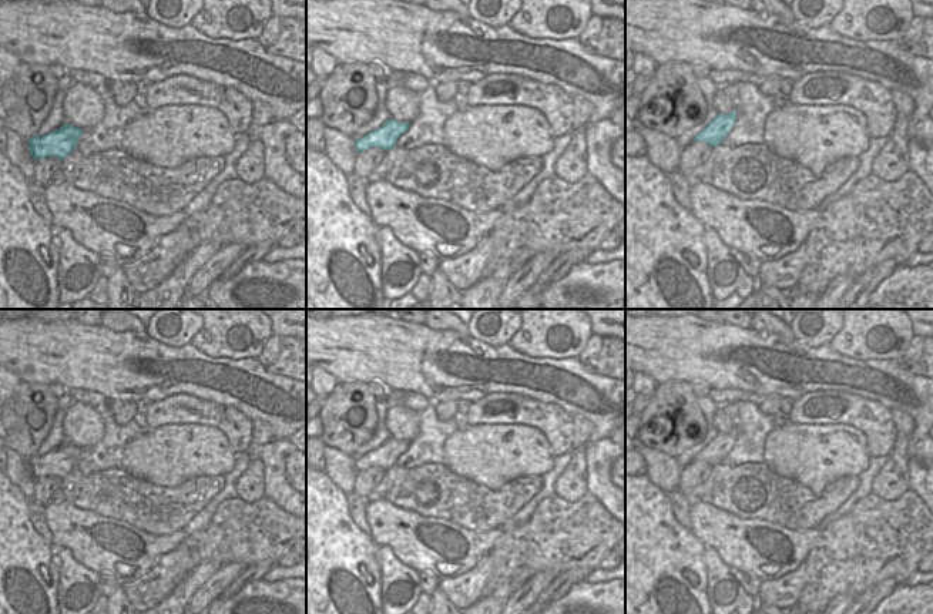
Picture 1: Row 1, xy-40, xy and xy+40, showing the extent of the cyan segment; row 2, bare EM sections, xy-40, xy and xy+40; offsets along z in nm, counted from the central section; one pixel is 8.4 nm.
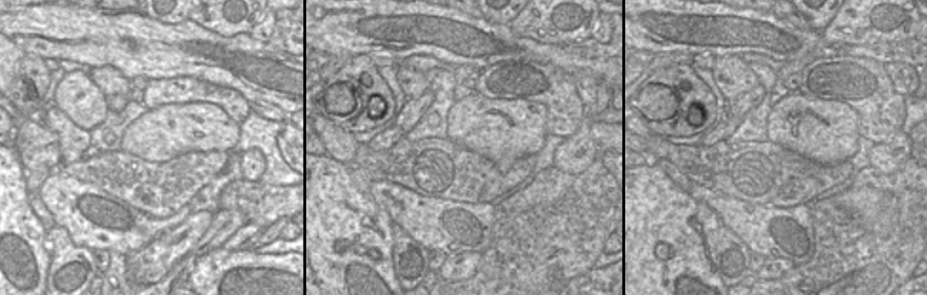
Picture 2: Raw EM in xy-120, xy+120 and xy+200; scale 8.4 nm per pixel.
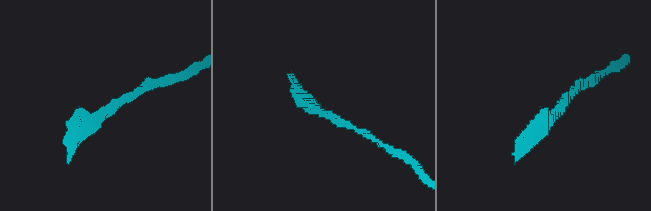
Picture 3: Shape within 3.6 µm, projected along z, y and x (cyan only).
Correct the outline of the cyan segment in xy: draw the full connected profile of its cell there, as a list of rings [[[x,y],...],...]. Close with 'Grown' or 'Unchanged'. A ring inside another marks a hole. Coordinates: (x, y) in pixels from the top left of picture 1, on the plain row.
[[[390,437],[380,447],[366,453],[359,459],[355,459],[355,467],[358,472],[363,472],[372,466],[379,466],[387,470],[396,466],[397,457],[405,453],[409,446],[410,442],[397,442]]]. Unchanged

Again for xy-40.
[[[66,443],[44,456],[31,456],[28,459],[28,470],[34,479],[56,476],[63,480],[77,467],[77,460],[81,453],[81,447]]]. Unchanged

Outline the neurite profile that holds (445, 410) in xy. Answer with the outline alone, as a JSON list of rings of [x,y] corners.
[[[432,402],[436,406],[436,415],[439,420],[444,422],[453,419],[457,413],[457,402]]]

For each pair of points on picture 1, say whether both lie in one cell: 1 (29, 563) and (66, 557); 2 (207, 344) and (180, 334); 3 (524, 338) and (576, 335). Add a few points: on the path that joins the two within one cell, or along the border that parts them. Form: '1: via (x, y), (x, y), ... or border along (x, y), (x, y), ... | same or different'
1: border along (60, 567), (56, 599) | different
2: border along (202, 324), (190, 342) | different
3: via (537, 338), (540, 335), (563, 335) | same

